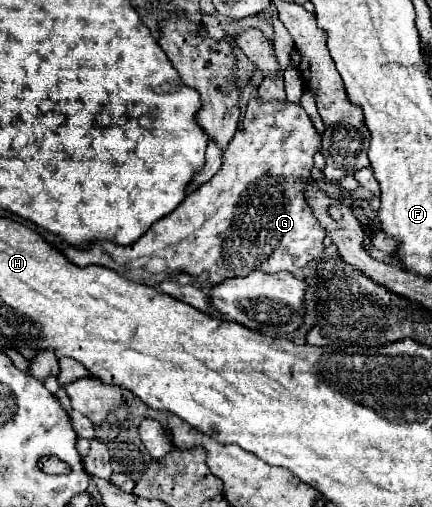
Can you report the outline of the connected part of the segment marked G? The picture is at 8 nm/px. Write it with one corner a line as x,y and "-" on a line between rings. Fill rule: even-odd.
253,98
247,104
241,130
235,132
229,148
223,152
221,170
209,182
197,188
197,192
191,192
169,216
153,224
153,228
149,228
145,236
141,236
131,246
117,246
113,242
91,242
83,250
77,250
75,246
61,246
61,252
77,266
99,264
119,274
129,274
131,278
133,272
137,272
137,282
141,282
141,276
157,276
157,280
153,280
153,286
161,280
173,278
181,270
189,272
195,278
195,286
201,290
213,288
227,278
247,276
253,270
285,270
295,274
307,264
321,260
325,254
325,230
319,226
311,208
303,200
303,180
309,178
313,154
319,146
321,136
301,106
289,102
261,102
-
137,258
163,258
165,262
133,262

